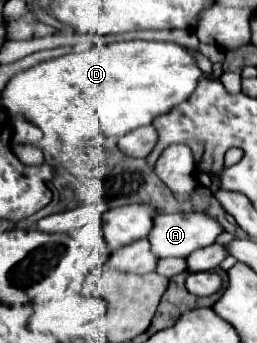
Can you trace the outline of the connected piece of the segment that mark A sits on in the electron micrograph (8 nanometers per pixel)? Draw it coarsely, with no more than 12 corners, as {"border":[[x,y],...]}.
{"border":[[205,212],[159,214],[157,258],[189,256],[223,232]]}

